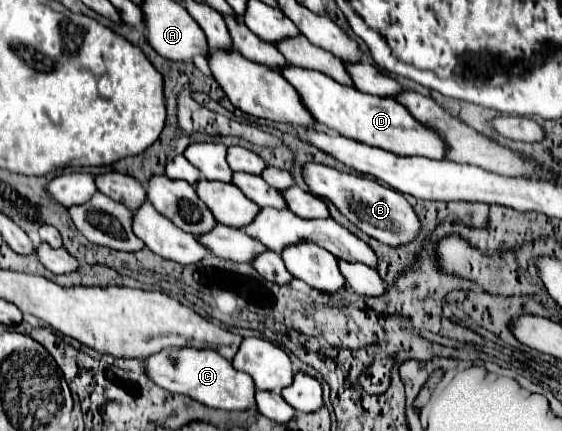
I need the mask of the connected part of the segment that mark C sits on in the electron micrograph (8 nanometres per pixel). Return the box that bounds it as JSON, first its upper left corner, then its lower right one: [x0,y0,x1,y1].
[146,347,256,411]

